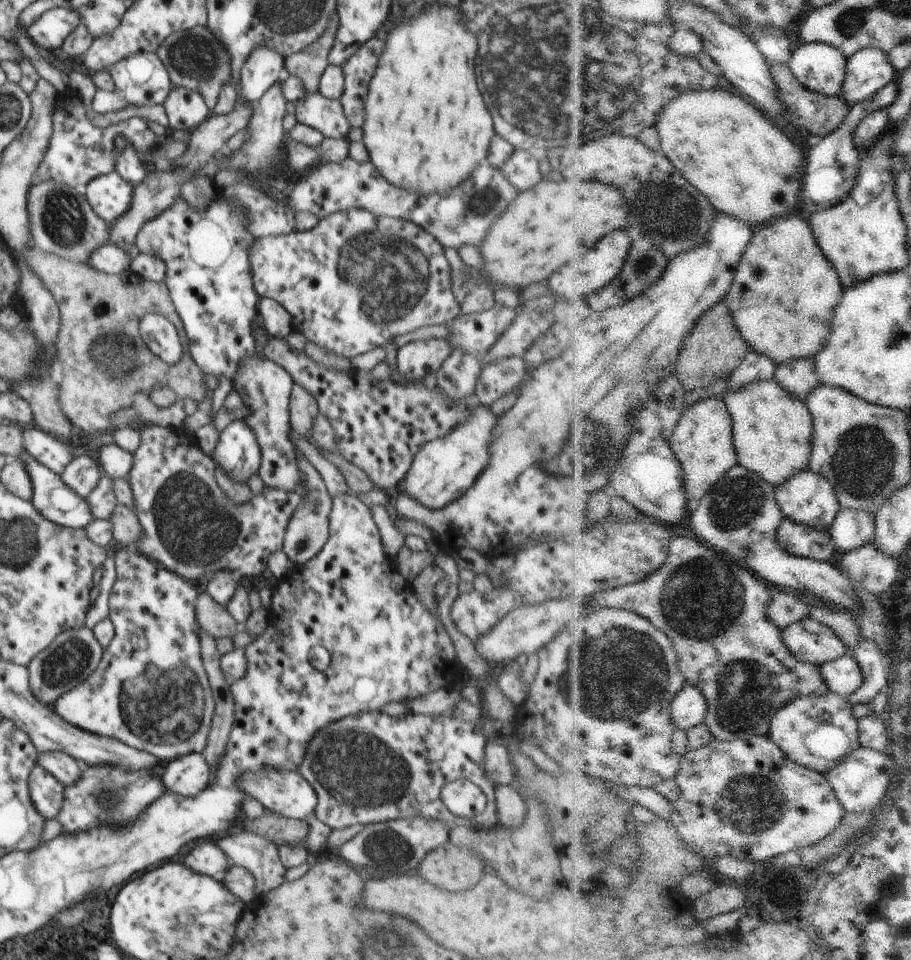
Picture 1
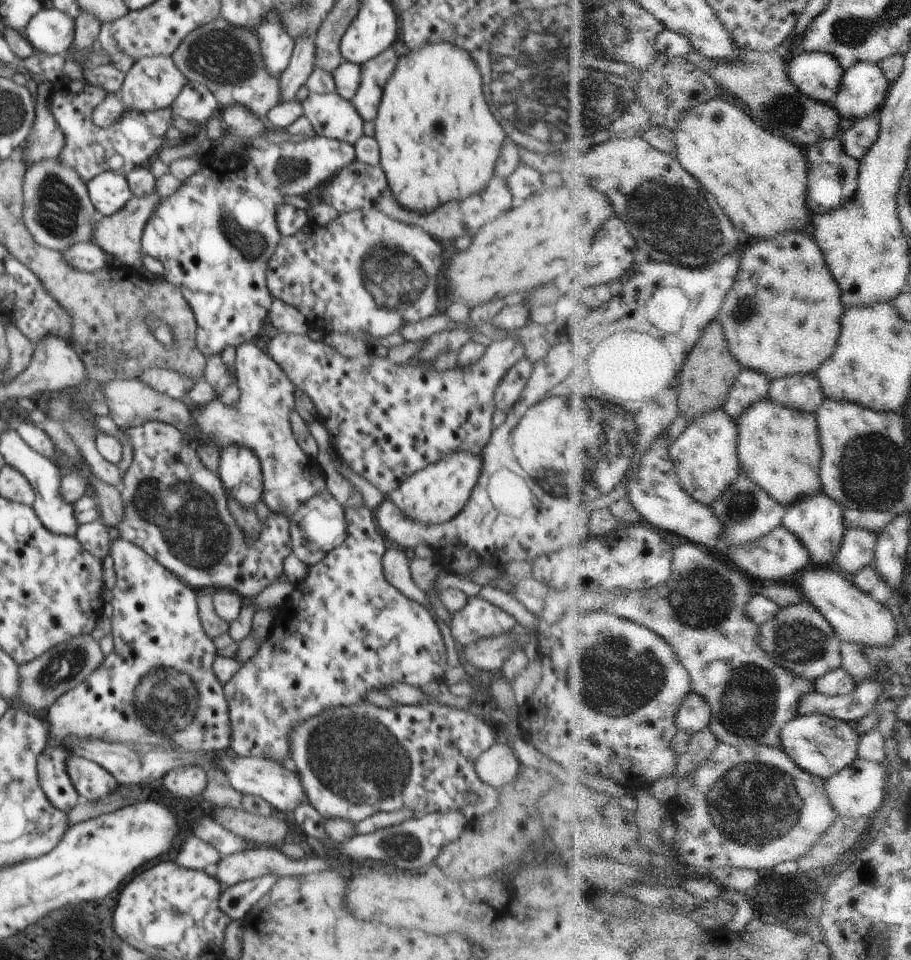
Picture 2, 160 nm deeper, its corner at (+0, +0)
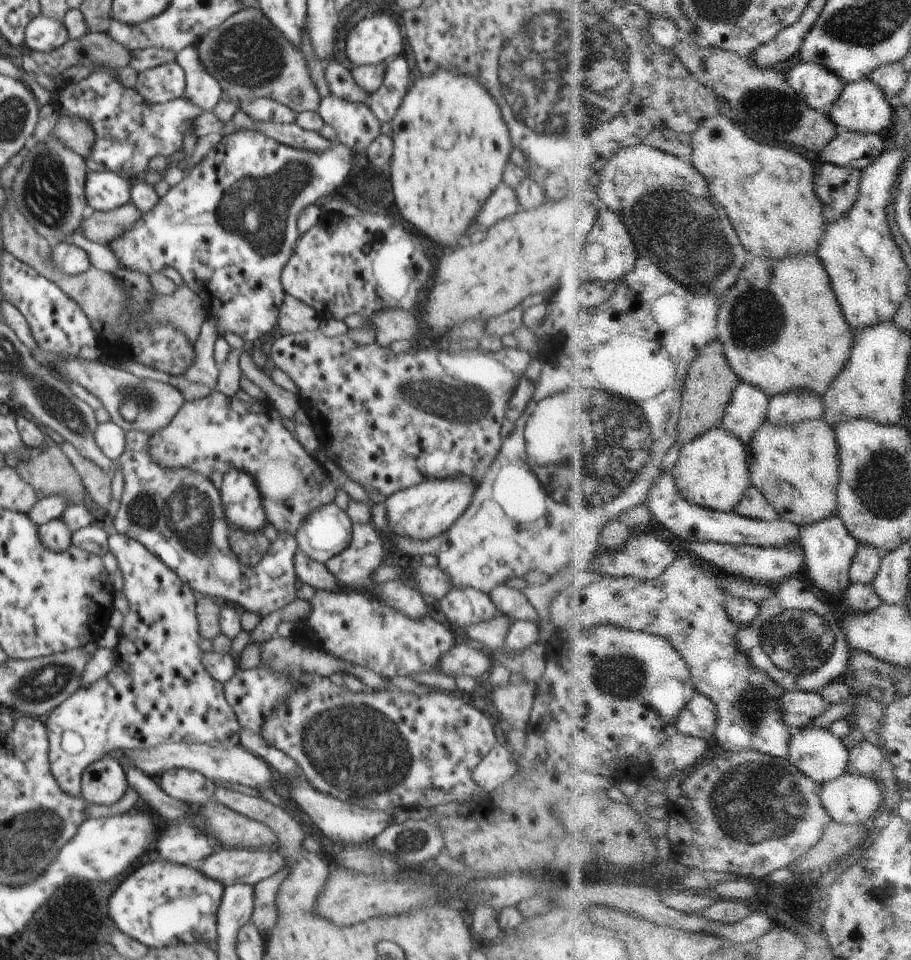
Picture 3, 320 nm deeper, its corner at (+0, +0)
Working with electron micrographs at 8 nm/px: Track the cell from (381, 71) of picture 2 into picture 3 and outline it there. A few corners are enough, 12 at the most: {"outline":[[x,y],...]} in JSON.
{"outline":[[404,56],[390,60],[367,104],[391,122],[411,87]]}

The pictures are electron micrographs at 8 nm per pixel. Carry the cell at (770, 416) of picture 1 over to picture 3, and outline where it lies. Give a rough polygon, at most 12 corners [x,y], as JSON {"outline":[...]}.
{"outline":[[767,421],[753,484],[801,527],[841,516],[837,432]]}

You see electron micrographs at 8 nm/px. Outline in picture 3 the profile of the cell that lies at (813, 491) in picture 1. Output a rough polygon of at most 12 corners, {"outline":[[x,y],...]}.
{"outline":[[841,517],[801,527],[807,574],[826,594],[853,585],[861,545]]}

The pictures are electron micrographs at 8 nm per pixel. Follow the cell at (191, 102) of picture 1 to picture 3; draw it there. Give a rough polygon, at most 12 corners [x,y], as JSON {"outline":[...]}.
{"outline":[[194,45],[177,52],[185,96],[213,112],[223,88],[203,65]]}

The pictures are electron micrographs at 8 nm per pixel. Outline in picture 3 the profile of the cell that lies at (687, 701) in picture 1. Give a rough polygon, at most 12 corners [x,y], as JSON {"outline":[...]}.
{"outline":[[698,692],[677,725],[712,740],[720,720],[716,701]]}

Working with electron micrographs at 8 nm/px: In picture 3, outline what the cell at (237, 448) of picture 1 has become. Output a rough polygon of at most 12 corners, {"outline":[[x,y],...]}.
{"outline":[[232,469],[220,494],[231,527],[263,532],[267,518],[255,479]]}

